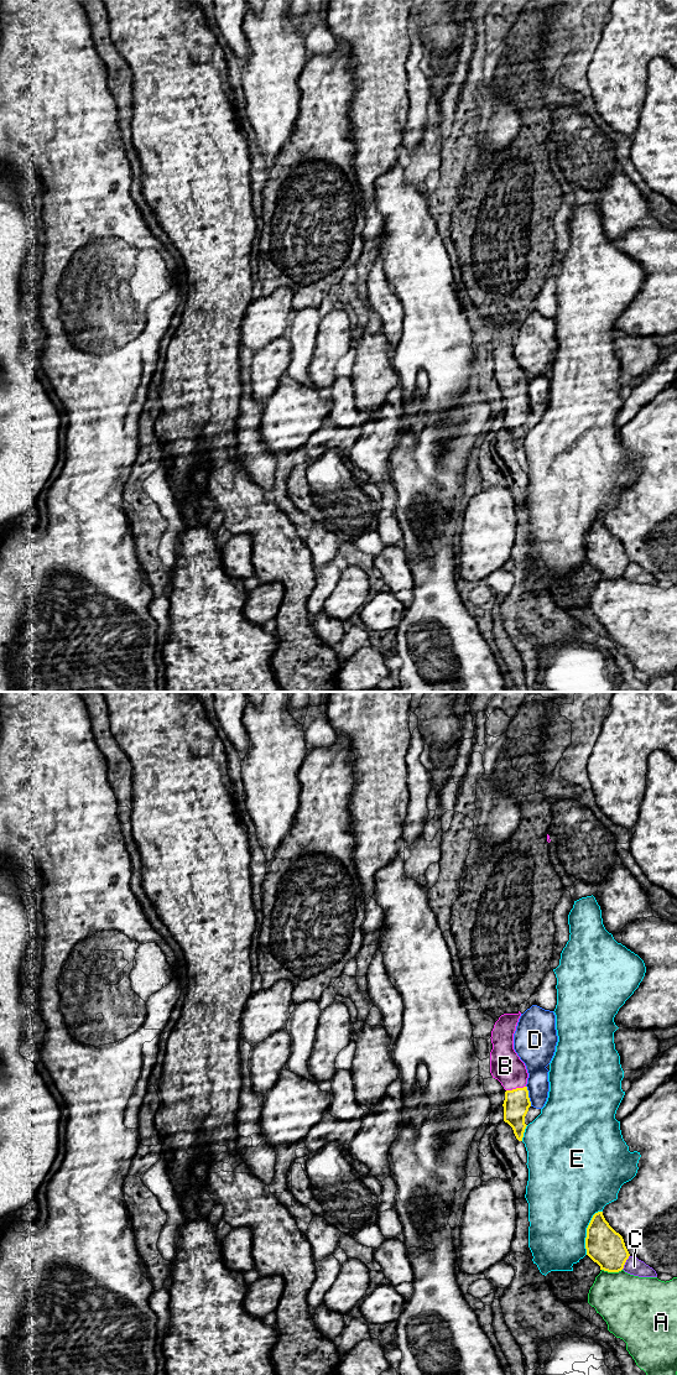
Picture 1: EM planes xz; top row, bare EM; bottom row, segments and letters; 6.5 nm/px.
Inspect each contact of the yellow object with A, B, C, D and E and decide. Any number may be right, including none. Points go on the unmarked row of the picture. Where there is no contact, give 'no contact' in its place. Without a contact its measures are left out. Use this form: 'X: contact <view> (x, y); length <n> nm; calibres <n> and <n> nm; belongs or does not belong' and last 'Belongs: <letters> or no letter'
A: contact xz (612, 578); length 140 nm; calibres 240 and 380 nm; does not belong
B: contact xz (516, 395); length 130 nm; calibres 170 and 200 nm; belongs
C: contact xz (625, 568); length 110 nm; calibres 240 and 110 nm; does not belong
D: contact xz (527, 402); length 140 nm; calibres 170 and 170 nm; does not belong
E: contact xz (587, 537); length 300 nm; calibres 240 and 440 nm; does not belong
Belongs: B

